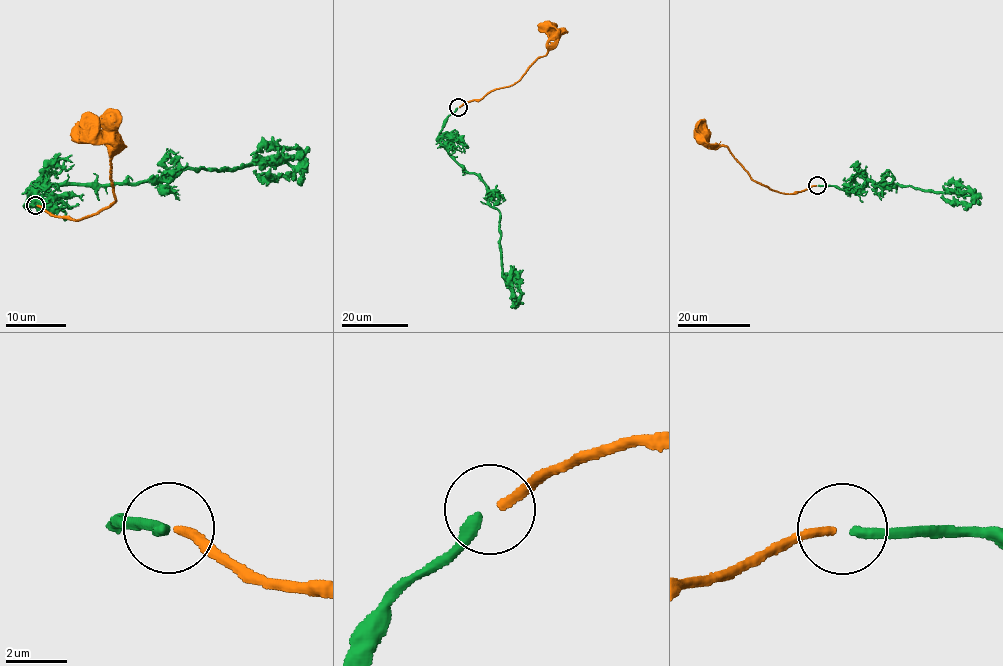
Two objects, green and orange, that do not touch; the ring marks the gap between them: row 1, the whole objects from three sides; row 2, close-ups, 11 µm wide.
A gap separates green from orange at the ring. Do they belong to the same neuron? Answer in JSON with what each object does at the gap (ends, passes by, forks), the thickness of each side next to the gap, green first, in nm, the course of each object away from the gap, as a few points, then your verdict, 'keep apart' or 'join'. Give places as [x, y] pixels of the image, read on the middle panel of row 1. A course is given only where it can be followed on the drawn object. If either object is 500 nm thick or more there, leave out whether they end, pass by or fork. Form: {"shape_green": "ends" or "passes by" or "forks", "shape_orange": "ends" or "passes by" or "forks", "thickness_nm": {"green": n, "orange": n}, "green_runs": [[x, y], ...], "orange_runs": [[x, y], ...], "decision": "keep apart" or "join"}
{"shape_green": "ends", "shape_orange": "ends", "thickness_nm": {"green": 360, "orange": 280}, "green_runs": [[457, 108], [441, 130], [440, 143], [483, 182], [487, 201], [500, 214], [501, 275], [512, 298], [510, 265]], "orange_runs": [[459, 107], [480, 101], [492, 91], [521, 78], [535, 60], [545, 54], [548, 35], [553, 28], [552, 24]], "decision": "join"}

